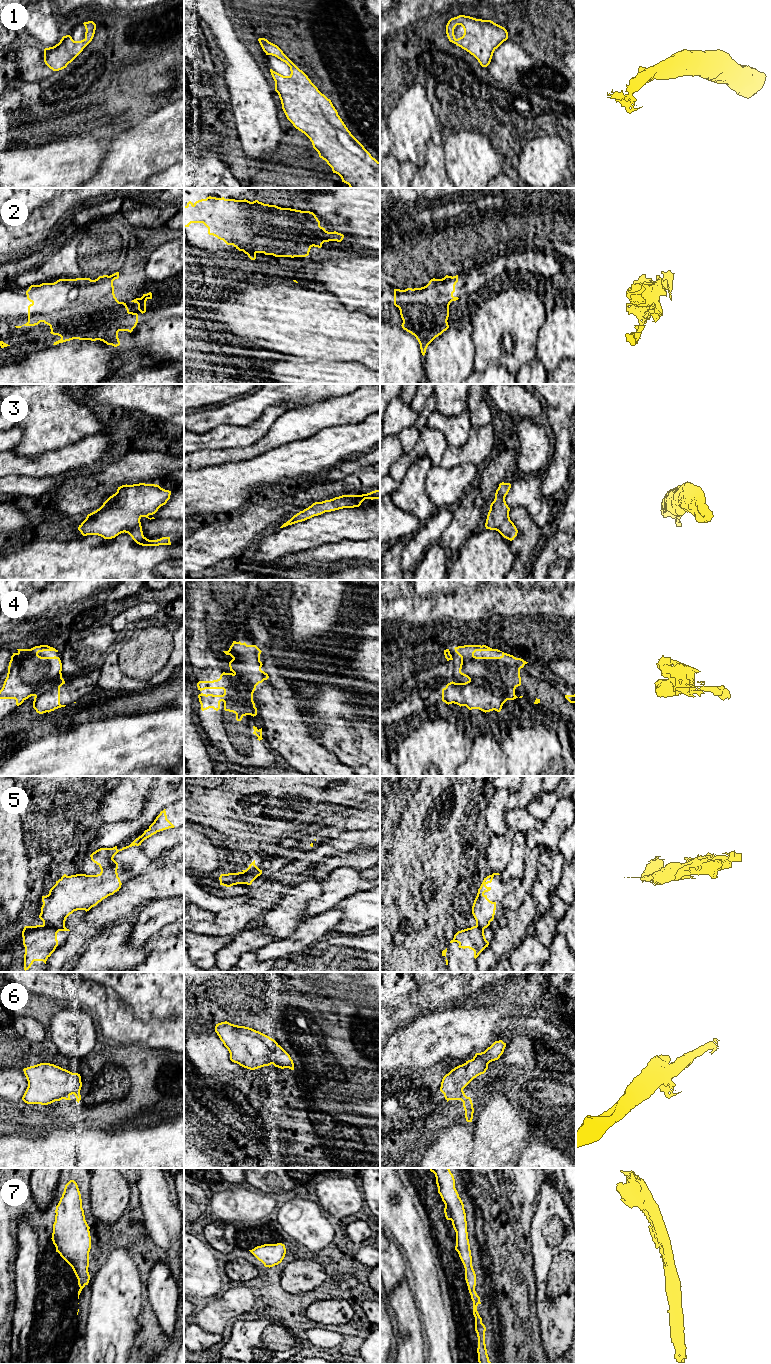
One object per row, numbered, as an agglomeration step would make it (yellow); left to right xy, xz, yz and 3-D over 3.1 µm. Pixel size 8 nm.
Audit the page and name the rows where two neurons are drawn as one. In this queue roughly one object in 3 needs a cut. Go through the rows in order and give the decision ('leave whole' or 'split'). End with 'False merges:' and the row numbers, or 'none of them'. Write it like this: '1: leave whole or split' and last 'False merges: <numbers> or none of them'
1: leave whole
2: leave whole
3: leave whole
4: split
5: split
6: leave whole
7: leave whole
False merges: 4, 5

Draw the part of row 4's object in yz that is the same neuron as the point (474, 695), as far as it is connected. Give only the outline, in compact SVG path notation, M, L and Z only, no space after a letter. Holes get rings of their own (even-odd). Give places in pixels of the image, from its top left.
M469 680L465 683L448 683L442 689L442 701L448 705L454 703L486 713L493 710L500 712L507 700L487 685Z

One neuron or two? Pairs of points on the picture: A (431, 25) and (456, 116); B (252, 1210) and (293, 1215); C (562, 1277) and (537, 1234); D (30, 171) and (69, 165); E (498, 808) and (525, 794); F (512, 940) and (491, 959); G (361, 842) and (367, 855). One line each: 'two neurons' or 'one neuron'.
A: one neuron
B: two neurons
C: one neuron
D: one neuron
E: one neuron
F: two neurons
G: two neurons

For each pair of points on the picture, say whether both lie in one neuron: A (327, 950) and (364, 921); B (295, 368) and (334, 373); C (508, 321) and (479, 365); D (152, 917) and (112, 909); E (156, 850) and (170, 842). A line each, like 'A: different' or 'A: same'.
A: different
B: same
C: same
D: different
E: same

